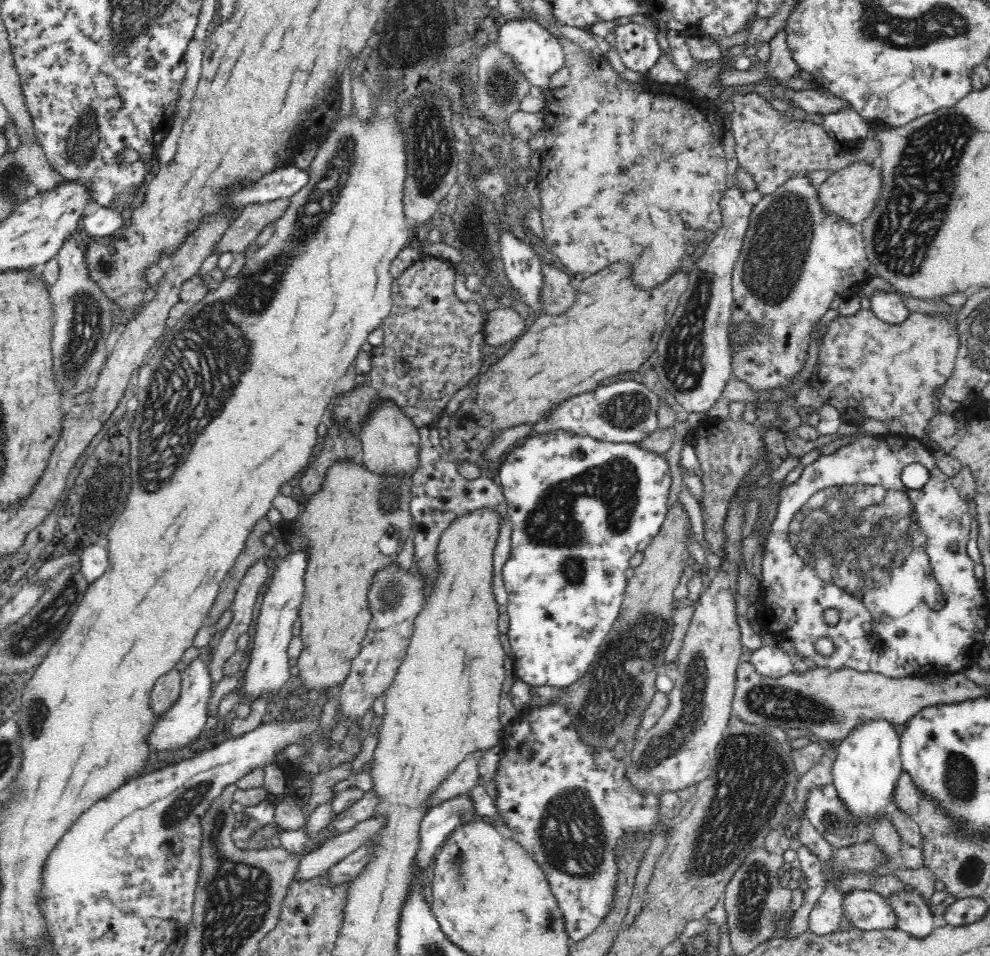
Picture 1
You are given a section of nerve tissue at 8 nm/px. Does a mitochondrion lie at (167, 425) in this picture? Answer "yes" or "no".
yes

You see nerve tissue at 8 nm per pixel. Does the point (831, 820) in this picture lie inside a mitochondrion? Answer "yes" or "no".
yes

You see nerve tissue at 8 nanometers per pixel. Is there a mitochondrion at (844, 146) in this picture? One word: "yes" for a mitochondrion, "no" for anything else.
no

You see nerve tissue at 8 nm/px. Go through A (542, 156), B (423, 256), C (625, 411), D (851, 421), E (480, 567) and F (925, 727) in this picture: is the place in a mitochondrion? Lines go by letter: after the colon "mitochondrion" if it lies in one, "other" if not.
A: other
B: other
C: mitochondrion
D: other
E: other
F: other

